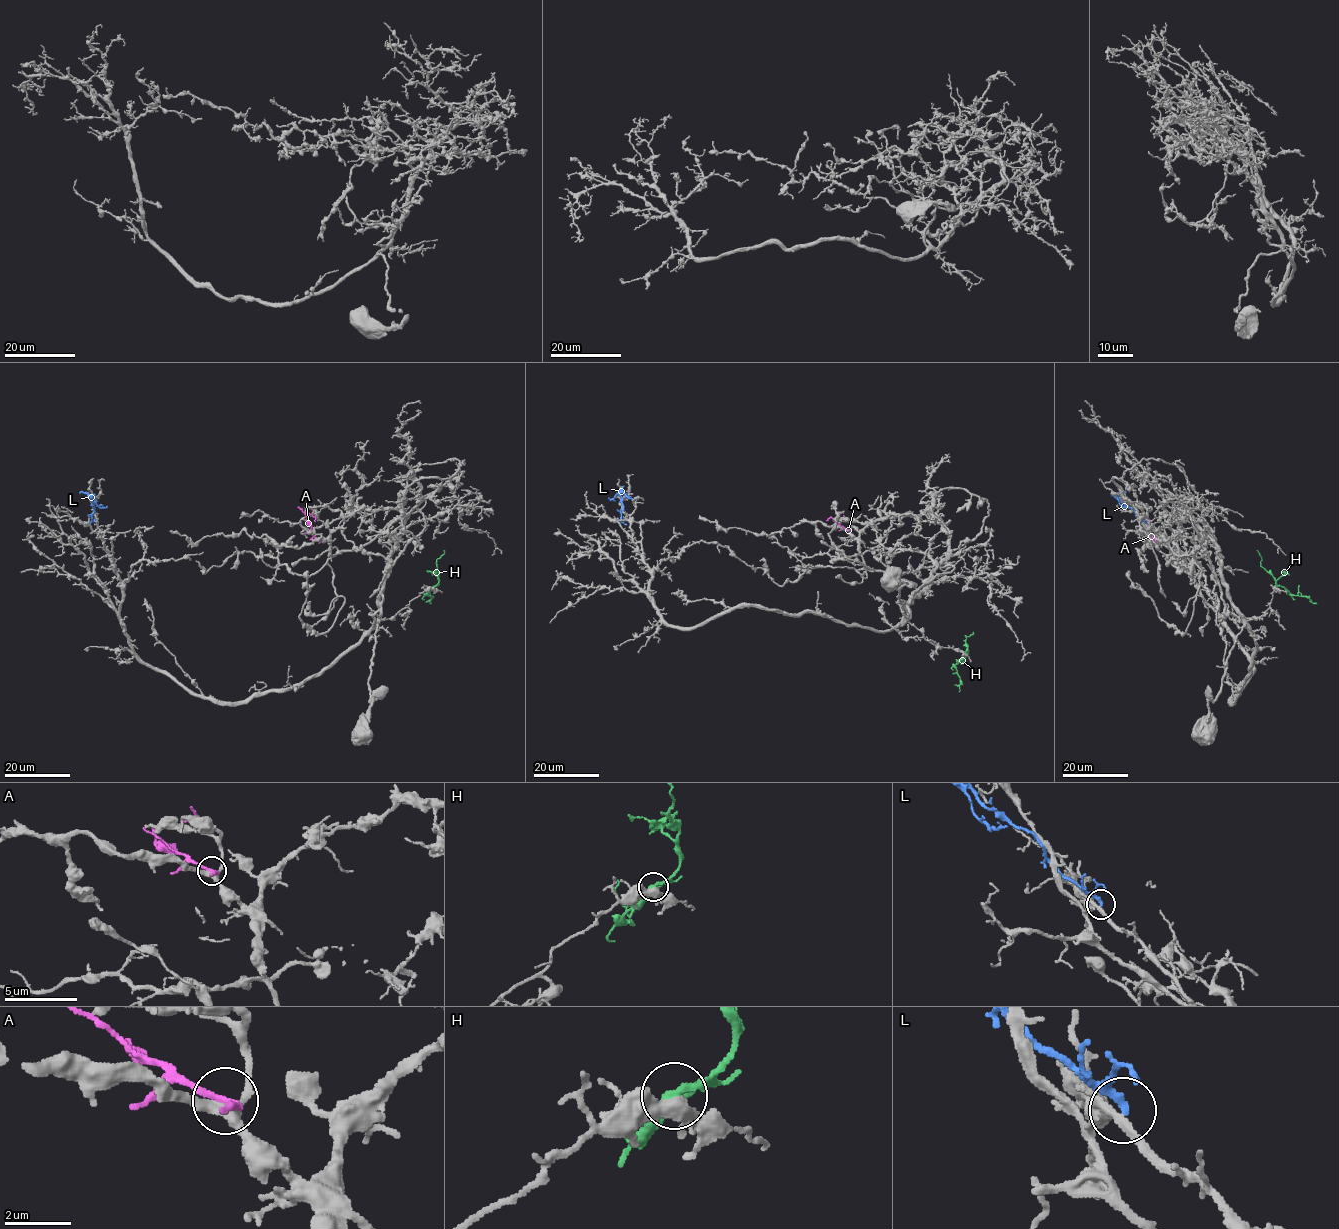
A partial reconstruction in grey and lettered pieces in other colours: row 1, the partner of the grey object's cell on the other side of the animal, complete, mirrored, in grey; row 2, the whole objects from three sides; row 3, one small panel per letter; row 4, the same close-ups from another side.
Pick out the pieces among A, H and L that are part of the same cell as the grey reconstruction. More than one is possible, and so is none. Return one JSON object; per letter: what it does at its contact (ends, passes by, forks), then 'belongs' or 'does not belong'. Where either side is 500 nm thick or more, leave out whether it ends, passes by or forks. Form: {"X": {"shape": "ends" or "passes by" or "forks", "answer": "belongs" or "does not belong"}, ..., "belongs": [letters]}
{"A": {"shape": "passes by", "answer": "does not belong"}, "H": {"shape": "ends", "answer": "does not belong"}, "L": {"shape": "passes by", "answer": "does not belong"}, "belongs": []}

